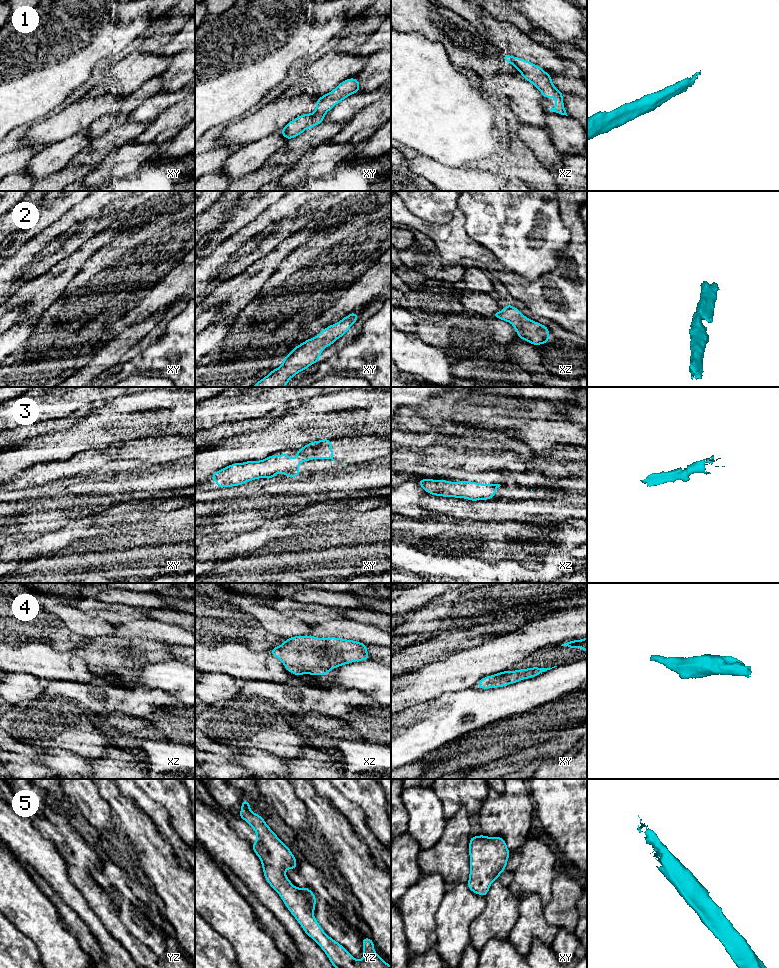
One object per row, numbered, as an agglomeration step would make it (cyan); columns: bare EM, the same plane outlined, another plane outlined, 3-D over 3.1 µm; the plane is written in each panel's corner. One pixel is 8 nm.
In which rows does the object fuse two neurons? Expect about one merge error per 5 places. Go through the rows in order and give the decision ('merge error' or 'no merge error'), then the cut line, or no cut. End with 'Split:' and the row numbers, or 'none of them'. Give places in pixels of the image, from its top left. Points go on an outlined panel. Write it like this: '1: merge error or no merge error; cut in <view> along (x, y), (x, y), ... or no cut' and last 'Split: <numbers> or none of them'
1: no merge error; no cut
2: no merge error; no cut
3: no merge error; no cut
4: no merge error; no cut
5: no merge error; no cut
Split: none of them

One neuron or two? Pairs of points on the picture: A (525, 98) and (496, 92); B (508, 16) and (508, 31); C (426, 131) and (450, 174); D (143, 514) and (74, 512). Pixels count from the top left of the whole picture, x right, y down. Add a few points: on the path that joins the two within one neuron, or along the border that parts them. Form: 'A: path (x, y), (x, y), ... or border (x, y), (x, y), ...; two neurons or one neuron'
A: path (518, 94), (515, 92), (503, 92); one neuron
B: border (487, 14), (497, 19), (508, 21), (527, 34); two neurons
C: border (425, 155), (445, 165), (463, 167); two neurons
D: border (102, 509), (90, 515), (71, 519); two neurons

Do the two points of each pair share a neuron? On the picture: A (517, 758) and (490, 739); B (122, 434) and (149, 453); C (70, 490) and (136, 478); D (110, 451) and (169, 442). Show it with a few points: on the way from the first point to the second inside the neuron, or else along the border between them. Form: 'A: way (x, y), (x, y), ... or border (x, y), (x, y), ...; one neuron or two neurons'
A: border (533, 745), (501, 756), (489, 763); two neurons
B: border (159, 436), (146, 436), (136, 440); two neurons
C: way (86, 487), (120, 485); one neuron
D: way (125, 449), (154, 449); one neuron

